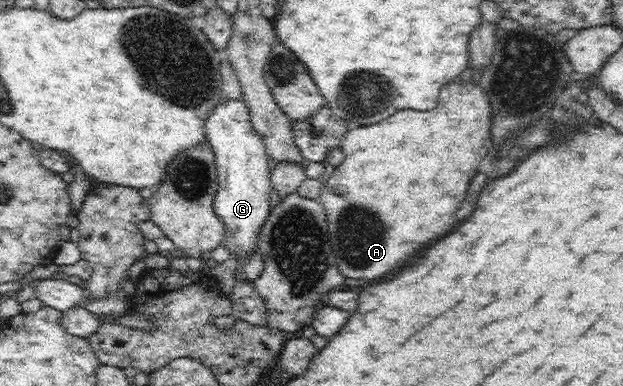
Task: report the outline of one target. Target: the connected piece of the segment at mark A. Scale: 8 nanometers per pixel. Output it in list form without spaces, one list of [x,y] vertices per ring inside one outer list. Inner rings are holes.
[[[450,81],[442,87],[440,91],[440,99],[438,99],[438,107],[432,111],[412,111],[412,109],[403,109],[390,115],[386,119],[366,125],[362,127],[350,126],[345,133],[341,142],[340,149],[345,155],[341,165],[335,167],[333,174],[327,179],[322,186],[321,194],[318,197],[320,203],[325,207],[327,213],[327,222],[329,227],[329,240],[333,252],[335,253],[335,261],[340,273],[344,277],[354,277],[354,279],[382,279],[392,267],[396,267],[400,261],[408,261],[410,257],[414,257],[416,253],[420,253],[424,247],[428,247],[428,241],[436,241],[440,237],[444,237],[448,231],[454,229],[456,225],[456,211],[460,207],[460,203],[466,197],[468,185],[472,181],[472,177],[478,173],[482,159],[488,155],[490,147],[492,147],[492,139],[490,139],[490,125],[492,125],[492,107],[488,95],[482,91],[482,87],[474,81],[468,83],[458,83],[458,81]]]

